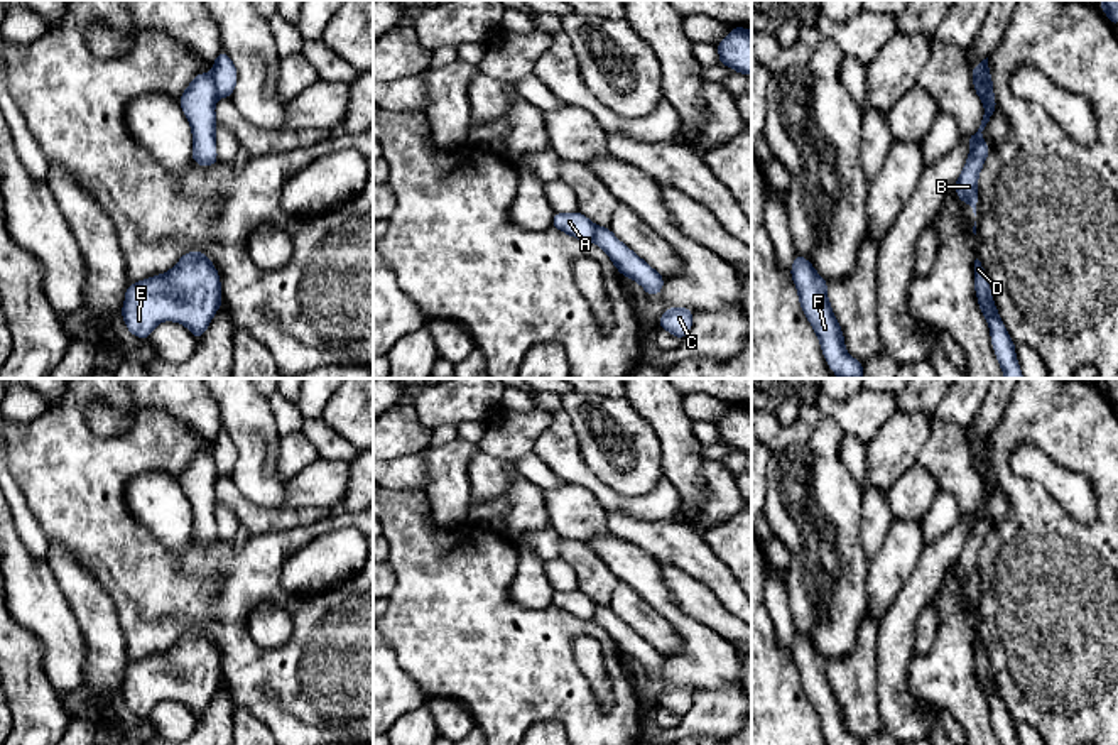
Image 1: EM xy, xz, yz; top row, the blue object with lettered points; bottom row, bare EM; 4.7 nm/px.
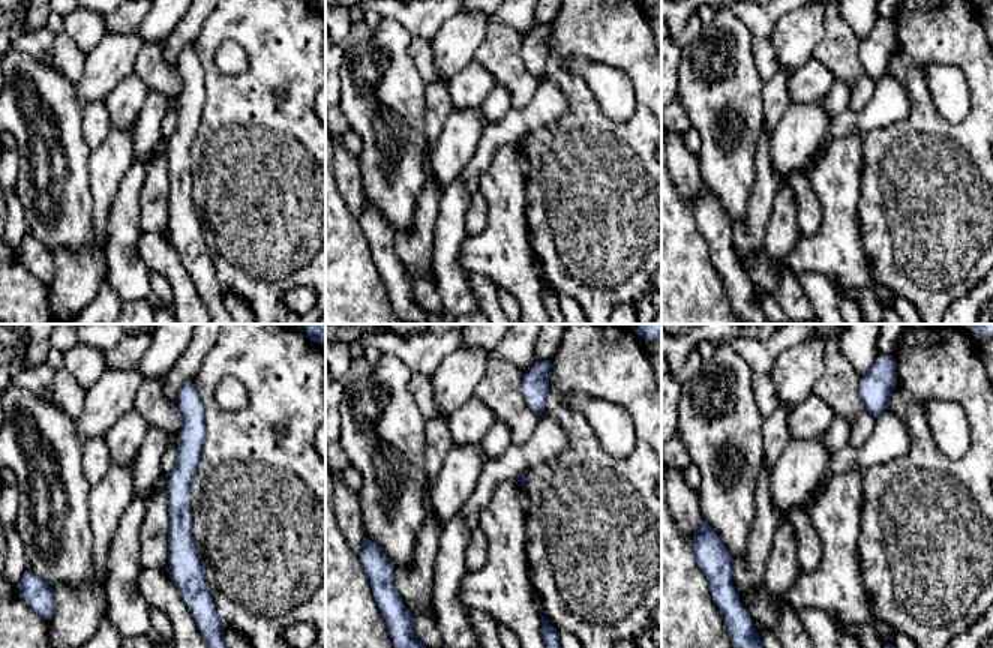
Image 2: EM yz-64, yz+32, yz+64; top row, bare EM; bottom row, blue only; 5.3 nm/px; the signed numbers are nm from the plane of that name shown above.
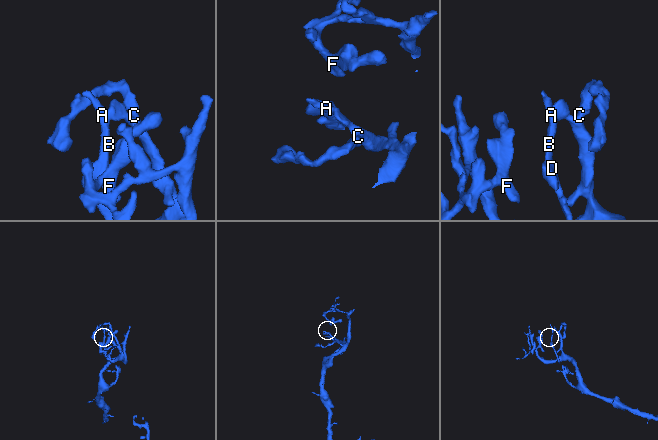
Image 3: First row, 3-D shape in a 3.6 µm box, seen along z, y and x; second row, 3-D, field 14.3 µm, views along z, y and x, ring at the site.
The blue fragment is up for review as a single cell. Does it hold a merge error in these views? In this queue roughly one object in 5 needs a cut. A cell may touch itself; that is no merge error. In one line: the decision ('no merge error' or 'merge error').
merge error

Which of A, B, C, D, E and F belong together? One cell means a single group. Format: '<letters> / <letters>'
A B D E / C F

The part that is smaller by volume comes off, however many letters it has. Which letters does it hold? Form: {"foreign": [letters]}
{"foreign": ["A", "B", "D", "E"]}

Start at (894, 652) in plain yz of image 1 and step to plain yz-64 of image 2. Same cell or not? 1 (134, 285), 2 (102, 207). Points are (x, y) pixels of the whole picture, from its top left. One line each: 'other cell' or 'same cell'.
1: same cell
2: other cell

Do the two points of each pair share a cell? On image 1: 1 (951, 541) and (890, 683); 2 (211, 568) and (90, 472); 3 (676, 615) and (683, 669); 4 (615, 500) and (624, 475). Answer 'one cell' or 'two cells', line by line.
1: one cell
2: one cell
3: one cell
4: two cells

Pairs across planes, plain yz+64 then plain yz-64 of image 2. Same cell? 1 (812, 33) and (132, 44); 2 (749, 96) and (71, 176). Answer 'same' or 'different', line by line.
1: same
2: same

